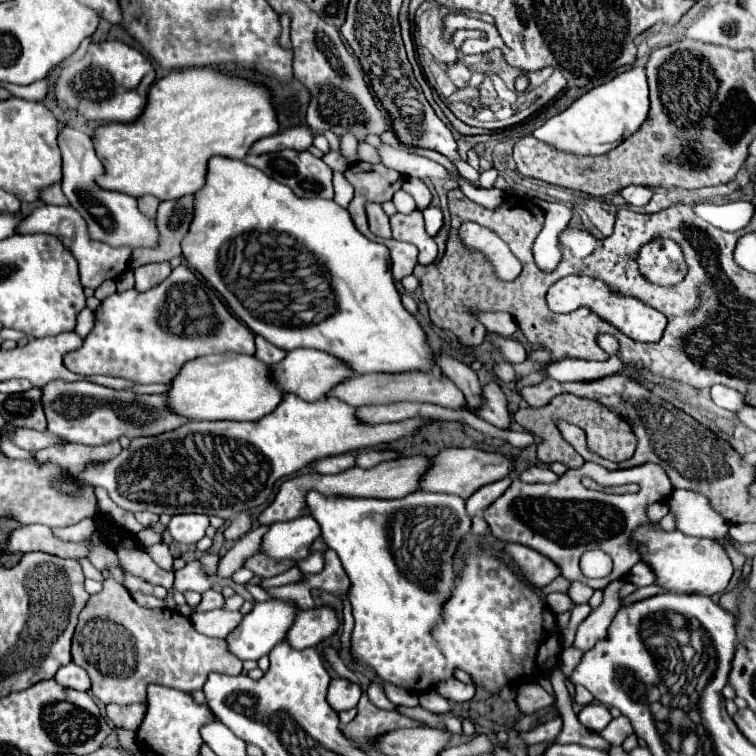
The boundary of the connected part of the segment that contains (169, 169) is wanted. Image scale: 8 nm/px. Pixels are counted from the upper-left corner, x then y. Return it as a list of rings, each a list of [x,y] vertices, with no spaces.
[[[212,67],[172,71],[156,81],[148,91],[148,103],[142,115],[132,123],[106,123],[94,129],[94,149],[104,165],[104,175],[96,179],[106,191],[118,191],[132,197],[152,195],[160,201],[180,199],[196,193],[204,185],[206,163],[212,155],[242,159],[252,143],[278,131],[276,113],[270,103],[270,93],[244,79],[232,79]]]

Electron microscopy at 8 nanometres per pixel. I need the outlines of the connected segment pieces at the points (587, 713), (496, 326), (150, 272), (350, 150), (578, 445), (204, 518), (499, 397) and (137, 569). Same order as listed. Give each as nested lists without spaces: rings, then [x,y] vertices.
[[[588,703],[578,713],[578,721],[586,729],[598,733],[598,731],[602,731],[612,721],[612,715],[610,715],[610,711],[608,711],[606,705],[602,705],[602,703]]]
[[[474,313],[488,331],[494,331],[504,337],[512,337],[518,329],[514,317],[510,313]]]
[[[152,263],[152,265],[144,265],[144,267],[136,269],[134,271],[136,291],[148,291],[148,289],[156,287],[170,275],[170,271],[172,271],[170,263]]]
[[[346,133],[342,137],[342,143],[340,143],[340,151],[342,155],[352,163],[352,161],[358,161],[356,159],[356,147],[358,147],[358,139],[352,135],[352,133]]]
[[[558,423],[558,429],[562,431],[564,439],[584,457],[584,461],[594,461],[594,453],[590,453],[586,449],[586,433],[580,427],[568,425],[568,423]]]
[[[182,513],[182,515],[174,515],[168,531],[174,537],[174,541],[180,543],[196,543],[198,539],[204,537],[204,531],[208,527],[208,515],[200,515],[200,513]]]
[[[490,381],[488,385],[484,385],[484,397],[486,397],[486,405],[476,415],[486,419],[488,423],[500,427],[500,429],[510,429],[512,417],[506,409],[504,393],[496,381]]]
[[[118,549],[116,551],[120,563],[124,565],[124,569],[132,575],[138,575],[142,579],[146,579],[148,583],[154,583],[154,585],[162,585],[166,589],[172,589],[174,587],[174,573],[170,571],[164,571],[160,569],[152,559],[150,555],[144,551],[144,549]]]

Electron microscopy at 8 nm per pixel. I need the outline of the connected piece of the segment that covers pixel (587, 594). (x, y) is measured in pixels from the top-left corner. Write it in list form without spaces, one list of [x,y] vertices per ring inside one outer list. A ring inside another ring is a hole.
[[[580,581],[570,583],[570,589],[568,589],[568,595],[572,597],[574,603],[588,603],[592,593],[594,593],[594,589],[588,587],[586,583],[580,583]]]

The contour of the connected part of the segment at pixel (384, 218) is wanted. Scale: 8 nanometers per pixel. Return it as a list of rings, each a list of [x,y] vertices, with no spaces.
[[[368,203],[366,207],[366,215],[368,215],[368,223],[370,223],[370,231],[376,237],[384,237],[384,239],[392,239],[392,231],[390,231],[390,223],[388,223],[388,215],[382,211],[380,205],[372,205]]]

